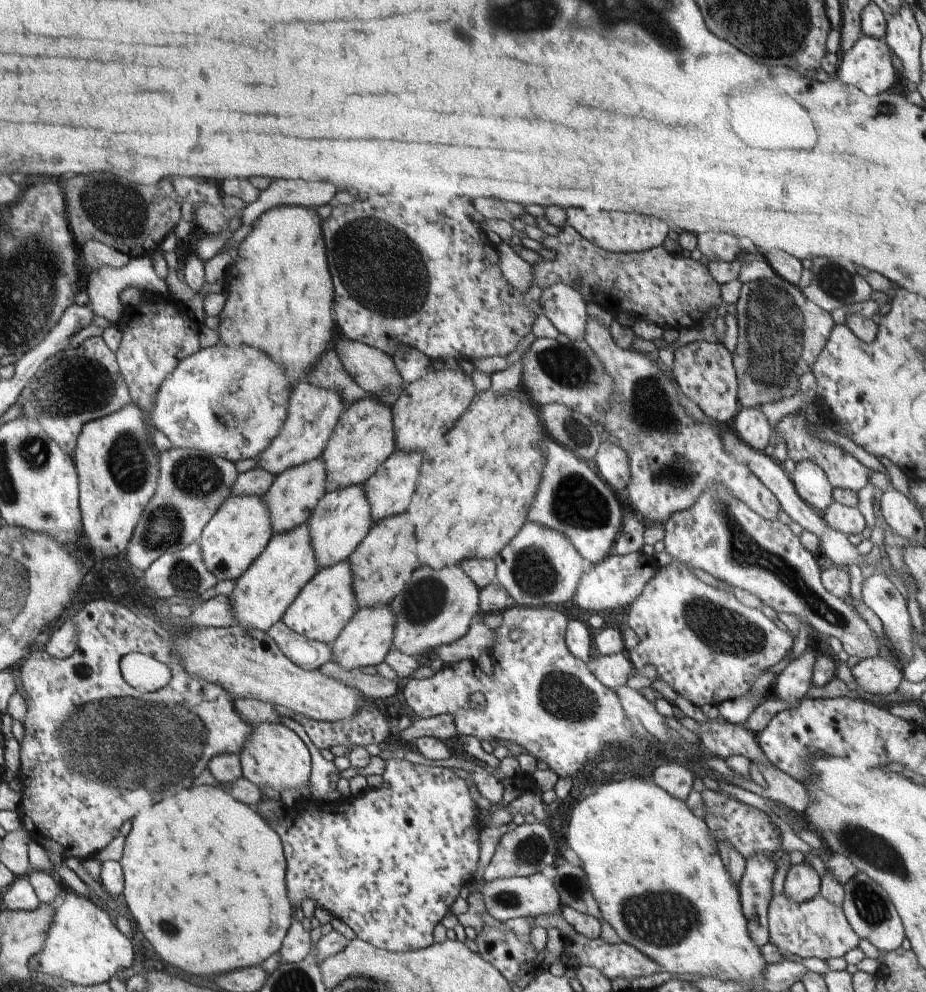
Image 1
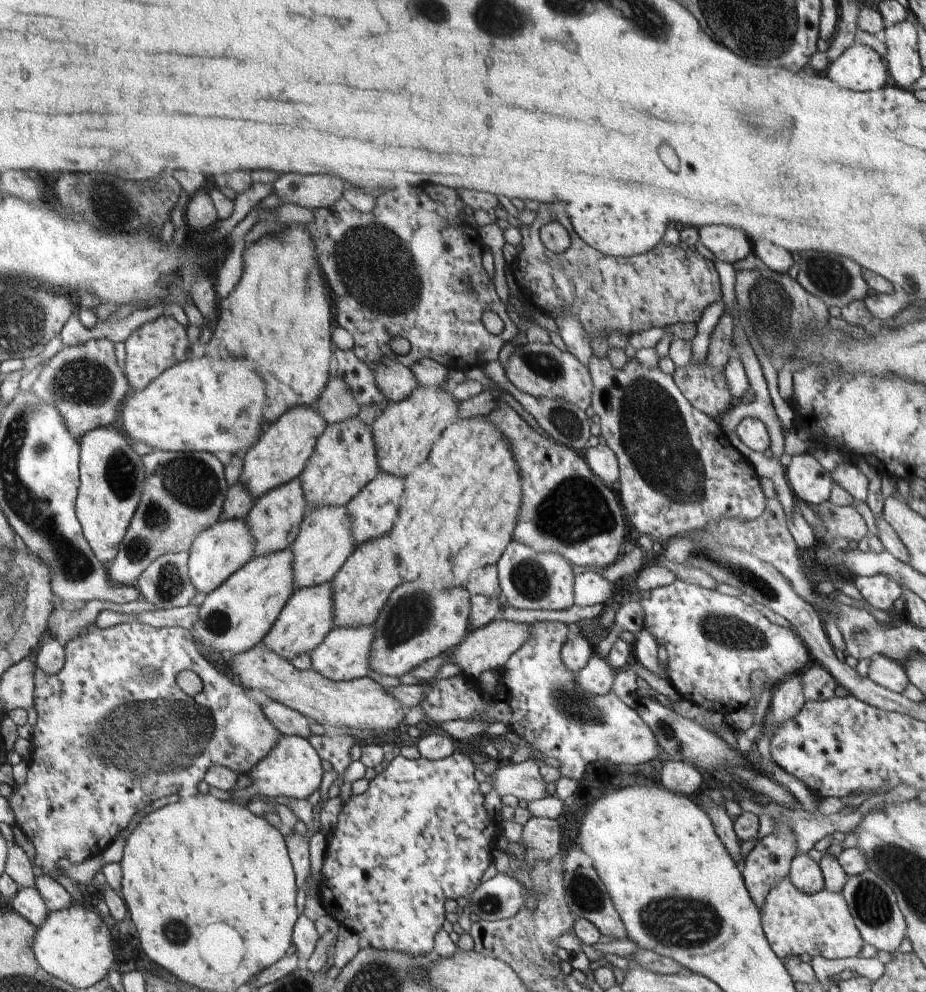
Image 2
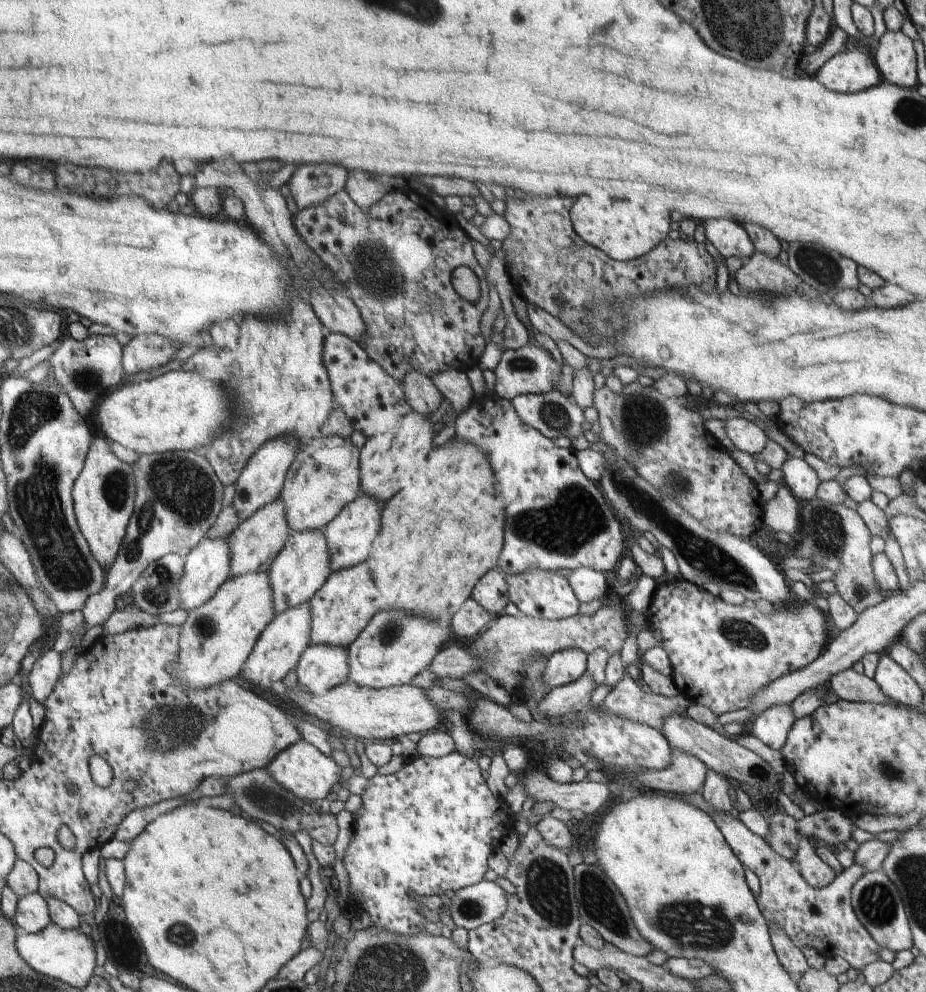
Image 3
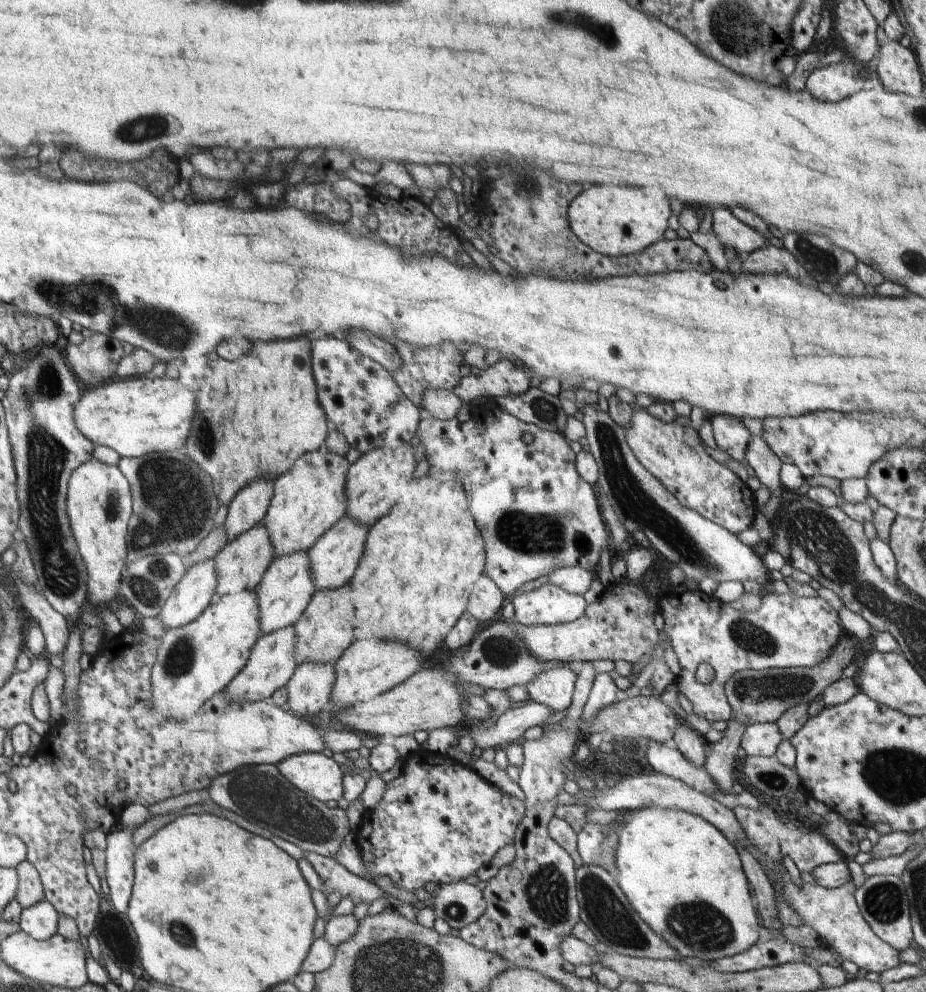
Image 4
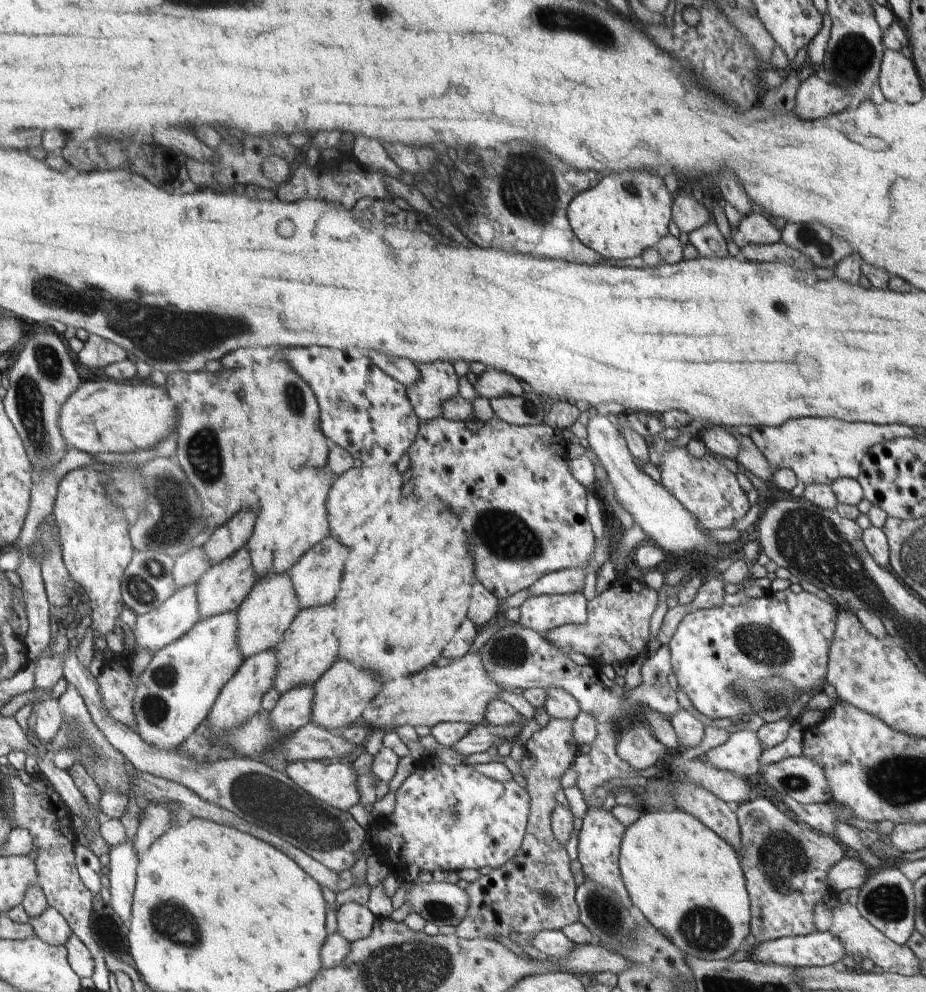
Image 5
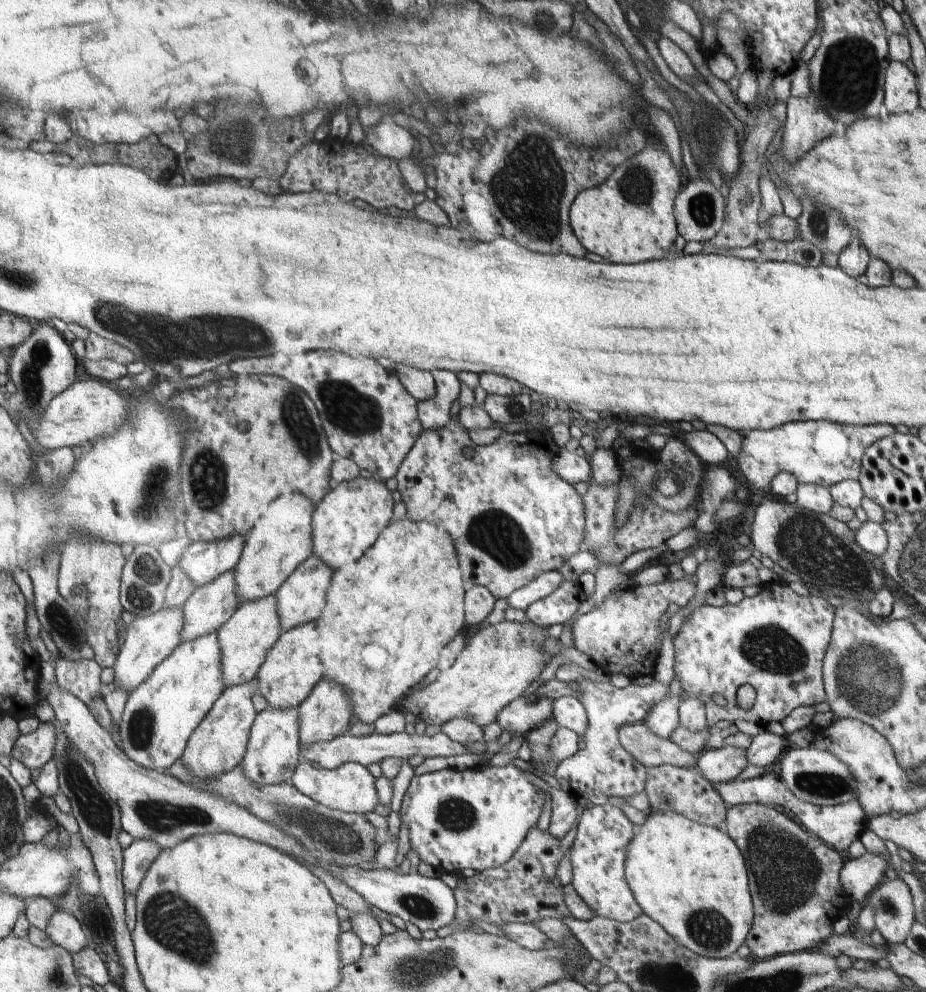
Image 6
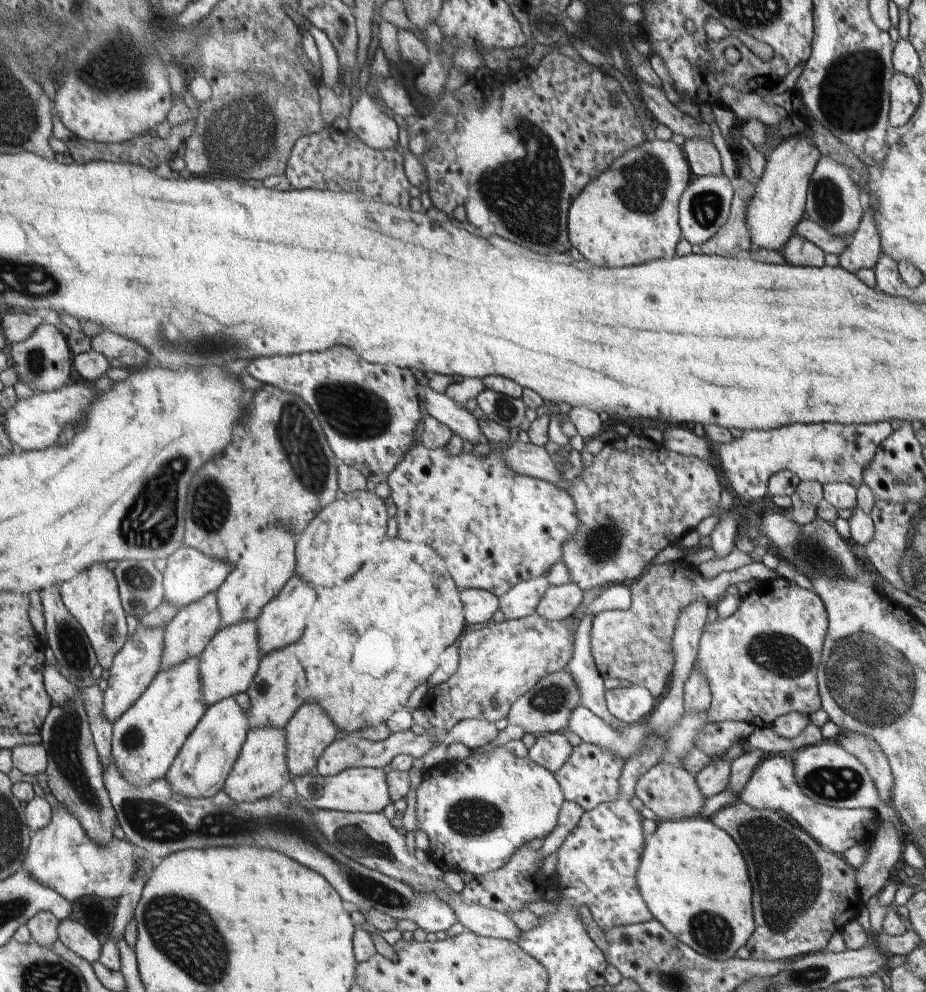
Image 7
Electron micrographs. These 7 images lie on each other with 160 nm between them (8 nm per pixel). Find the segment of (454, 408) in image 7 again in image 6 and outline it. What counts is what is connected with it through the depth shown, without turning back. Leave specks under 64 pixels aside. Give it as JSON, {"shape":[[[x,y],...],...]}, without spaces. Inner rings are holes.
{"shape":[[[385,364],[389,372],[396,373],[401,383],[419,402],[435,395],[435,382],[430,371],[423,371],[407,364]]]}

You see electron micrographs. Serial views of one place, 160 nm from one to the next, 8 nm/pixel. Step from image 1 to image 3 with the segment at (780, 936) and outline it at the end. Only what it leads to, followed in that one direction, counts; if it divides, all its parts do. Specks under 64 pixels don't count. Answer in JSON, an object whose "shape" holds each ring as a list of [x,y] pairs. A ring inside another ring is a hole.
{"shape":[[[700,791],[678,797],[709,814],[738,860],[758,876],[761,889],[755,899],[768,924],[782,929],[798,948],[808,945],[825,956],[842,956],[858,971],[880,959],[879,950],[882,947],[858,920],[852,908],[852,885],[866,873],[863,867],[854,864],[844,869],[828,886],[821,889],[811,887],[792,860],[782,858],[764,838],[754,834],[740,819],[712,809]]]}

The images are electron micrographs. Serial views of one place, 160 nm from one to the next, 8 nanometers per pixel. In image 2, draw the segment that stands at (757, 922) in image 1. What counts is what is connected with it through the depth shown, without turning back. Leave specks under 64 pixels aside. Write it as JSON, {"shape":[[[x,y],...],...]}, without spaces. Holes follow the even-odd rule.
{"shape":[[[776,821],[776,823],[778,825],[778,832],[758,840],[754,848],[752,848],[745,858],[744,870],[742,870],[746,888],[754,904],[759,909],[762,908],[765,903],[767,892],[770,892],[770,889],[783,878],[788,877],[792,859],[796,856],[795,836],[790,830],[790,827],[782,821]]]}

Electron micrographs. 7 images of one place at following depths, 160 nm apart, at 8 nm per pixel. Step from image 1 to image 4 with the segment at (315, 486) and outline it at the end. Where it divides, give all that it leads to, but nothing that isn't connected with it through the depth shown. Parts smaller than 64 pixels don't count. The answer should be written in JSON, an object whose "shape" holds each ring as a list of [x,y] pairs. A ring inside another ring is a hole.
{"shape":[[[263,522],[251,528],[244,535],[237,536],[226,543],[223,549],[215,556],[217,565],[217,594],[218,597],[237,593],[240,591],[256,590],[264,578],[267,568],[272,564],[278,553],[275,551],[273,541],[270,540],[269,530]]]}

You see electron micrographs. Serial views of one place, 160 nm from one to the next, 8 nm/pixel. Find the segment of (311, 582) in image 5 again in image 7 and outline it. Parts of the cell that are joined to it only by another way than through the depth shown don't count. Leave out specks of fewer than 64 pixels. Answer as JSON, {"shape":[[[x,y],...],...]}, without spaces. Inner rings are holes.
{"shape":[[[294,574],[293,578],[281,588],[280,594],[272,599],[264,608],[258,618],[257,629],[260,633],[261,654],[278,651],[281,648],[289,646],[289,644],[296,643],[296,640],[302,636],[304,632],[304,610],[306,604],[316,600],[316,590],[314,585],[309,583],[301,575]]]}

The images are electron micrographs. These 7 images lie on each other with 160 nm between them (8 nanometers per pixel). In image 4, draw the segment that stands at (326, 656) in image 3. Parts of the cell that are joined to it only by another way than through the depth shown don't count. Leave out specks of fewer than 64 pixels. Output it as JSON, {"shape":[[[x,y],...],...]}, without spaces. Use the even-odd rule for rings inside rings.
{"shape":[[[302,663],[287,682],[286,708],[296,716],[312,716],[331,702],[336,682],[334,663]]]}

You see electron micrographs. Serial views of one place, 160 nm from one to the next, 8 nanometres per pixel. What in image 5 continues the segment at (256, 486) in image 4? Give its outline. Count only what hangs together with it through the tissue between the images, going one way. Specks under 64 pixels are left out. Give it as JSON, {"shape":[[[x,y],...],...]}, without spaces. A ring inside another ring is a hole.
{"shape":[[[245,510],[215,529],[214,534],[201,546],[204,554],[208,556],[206,560],[210,562],[210,566],[222,564],[230,556],[236,555],[242,547],[246,547],[253,536],[256,520],[257,513]]]}

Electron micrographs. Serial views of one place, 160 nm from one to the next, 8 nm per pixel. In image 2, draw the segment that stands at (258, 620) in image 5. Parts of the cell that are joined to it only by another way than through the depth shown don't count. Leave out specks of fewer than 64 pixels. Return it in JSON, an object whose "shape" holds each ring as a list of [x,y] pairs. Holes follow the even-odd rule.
{"shape":[[[347,505],[308,508],[301,522],[300,534],[290,547],[296,588],[316,587],[317,584],[332,581],[357,545]]]}

